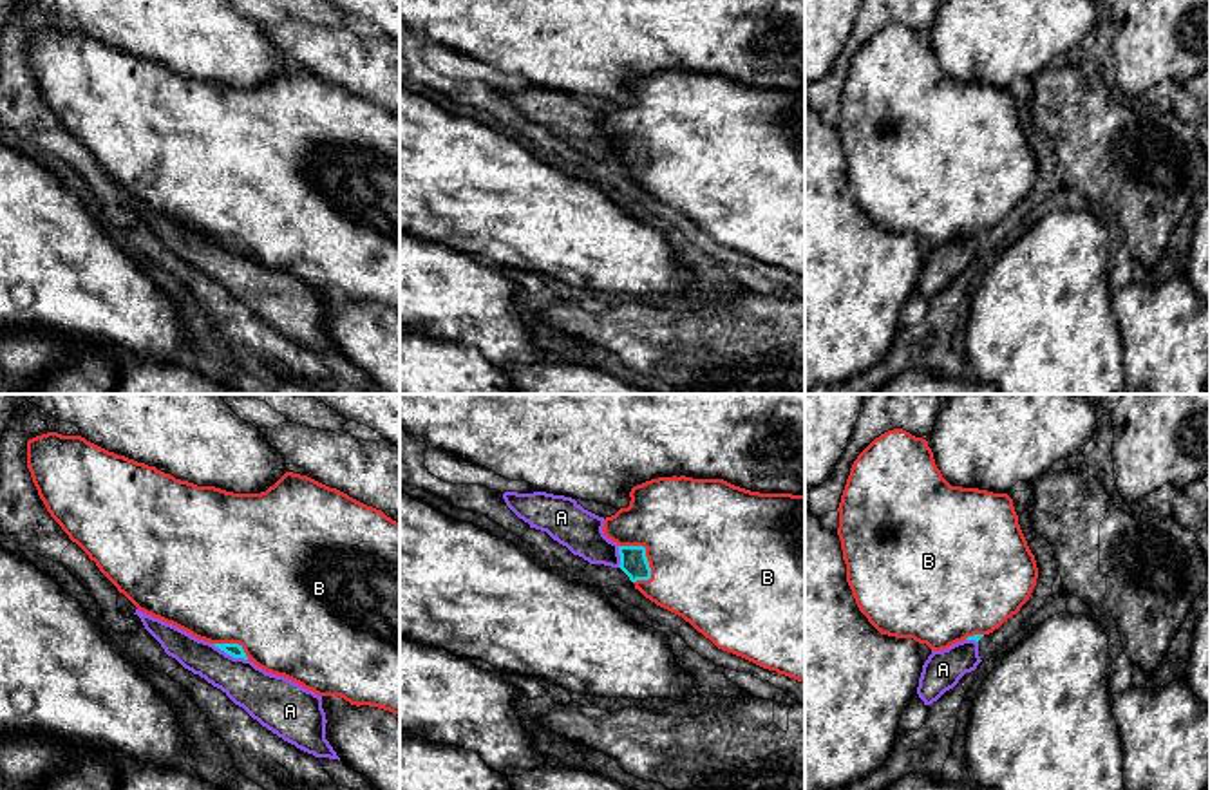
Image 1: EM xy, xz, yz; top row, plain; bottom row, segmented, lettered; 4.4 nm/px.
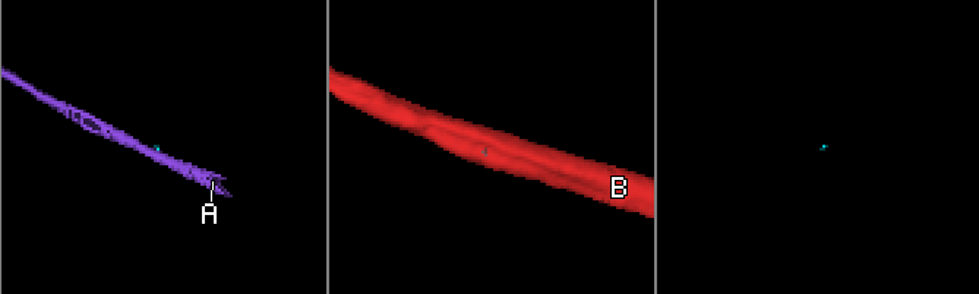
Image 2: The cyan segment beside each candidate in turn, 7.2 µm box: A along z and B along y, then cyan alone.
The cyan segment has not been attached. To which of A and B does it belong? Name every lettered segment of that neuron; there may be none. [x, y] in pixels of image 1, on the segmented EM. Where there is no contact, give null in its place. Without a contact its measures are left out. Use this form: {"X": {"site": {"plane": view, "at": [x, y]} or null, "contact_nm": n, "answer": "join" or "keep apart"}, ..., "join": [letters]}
{"A": {"site": {"plane": "xy", "at": [230, 655]}, "contact_nm": 180, "answer": "keep apart"}, "B": {"site": {"plane": "xz", "at": [644, 552]}, "contact_nm": 220, "answer": "join"}, "join": ["B"]}

